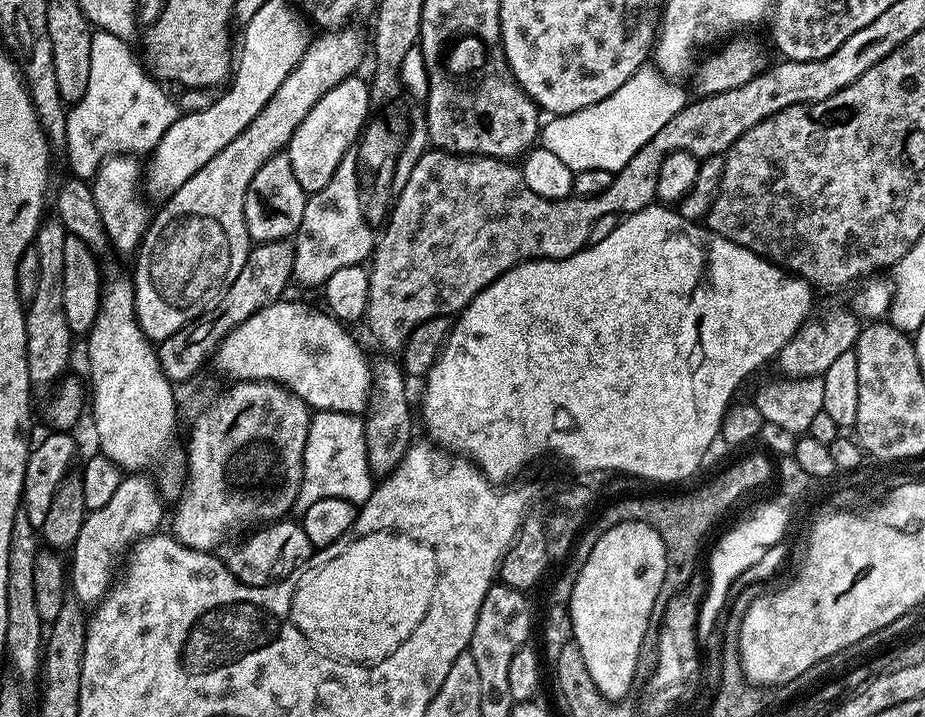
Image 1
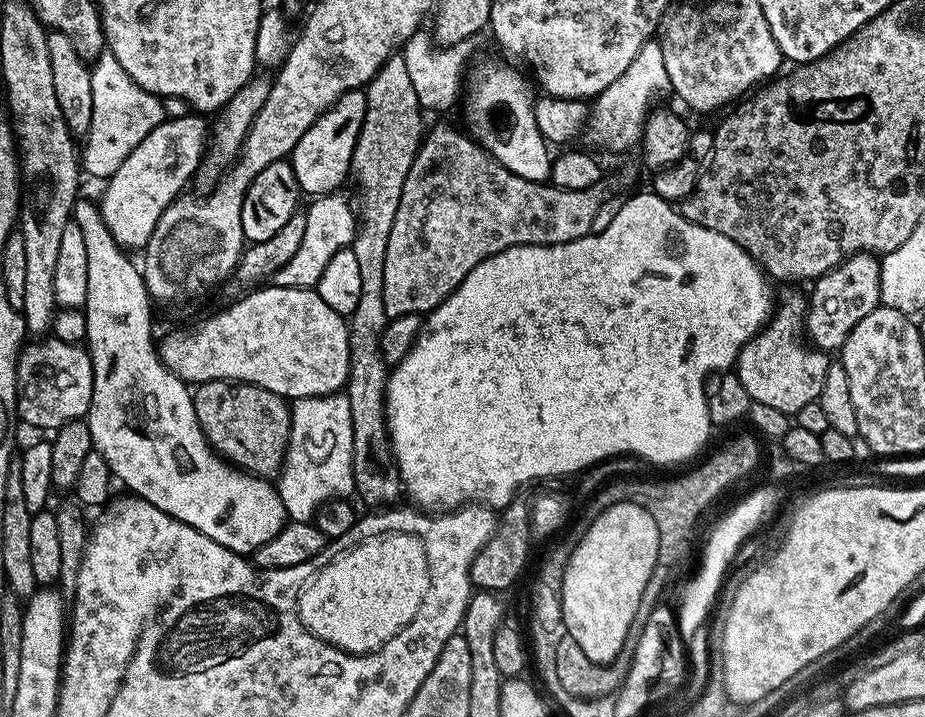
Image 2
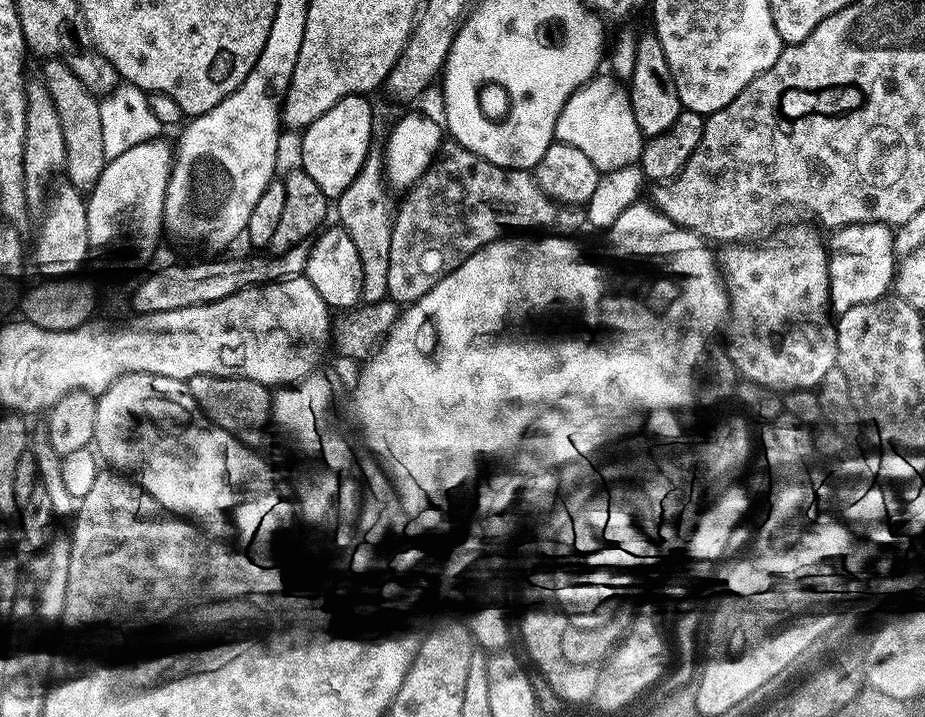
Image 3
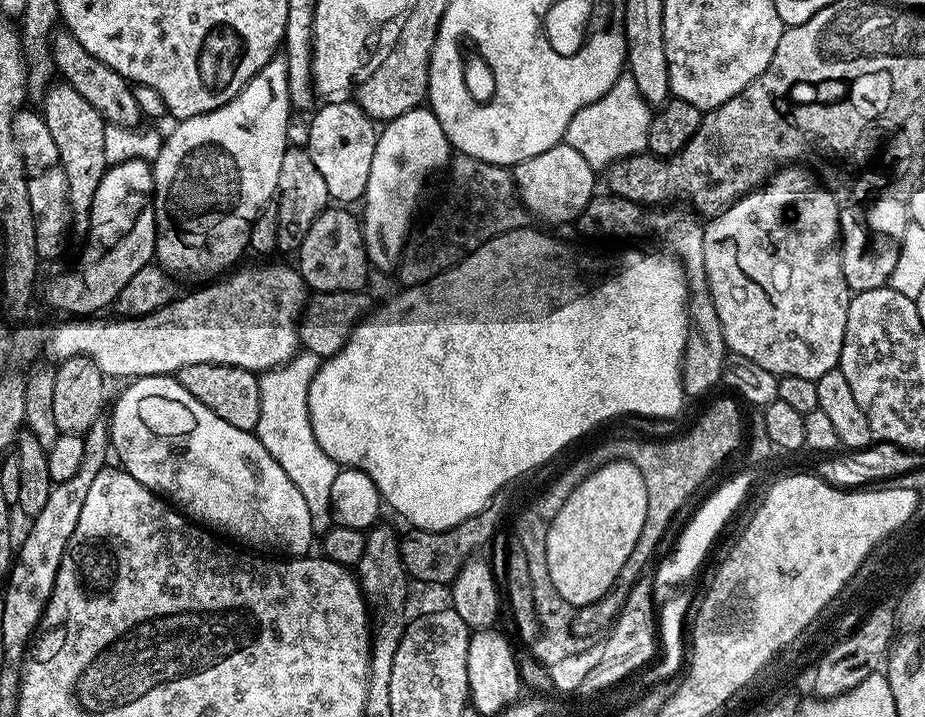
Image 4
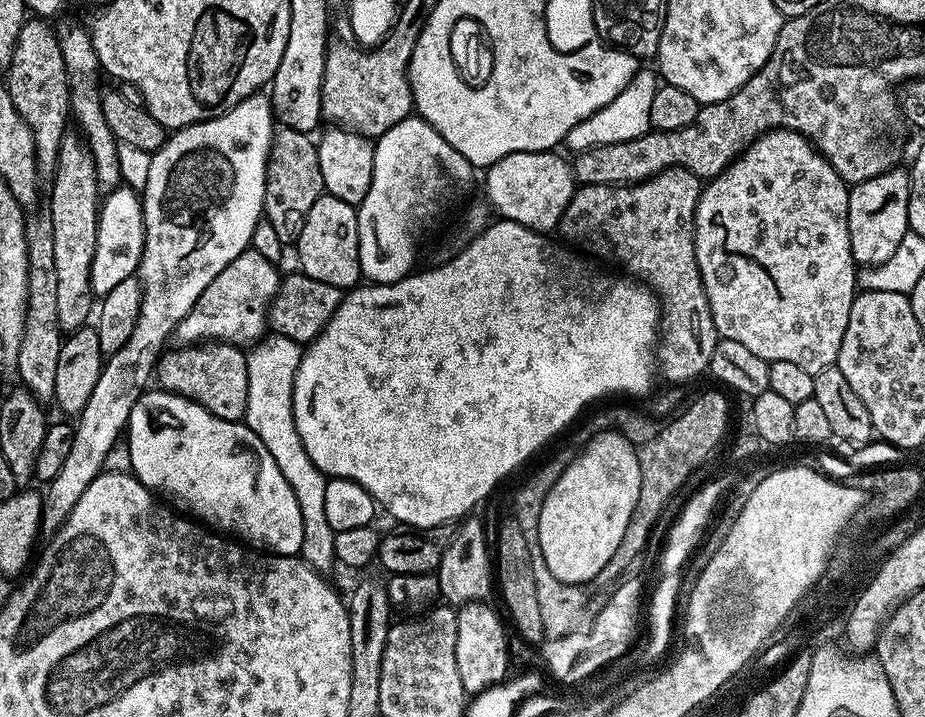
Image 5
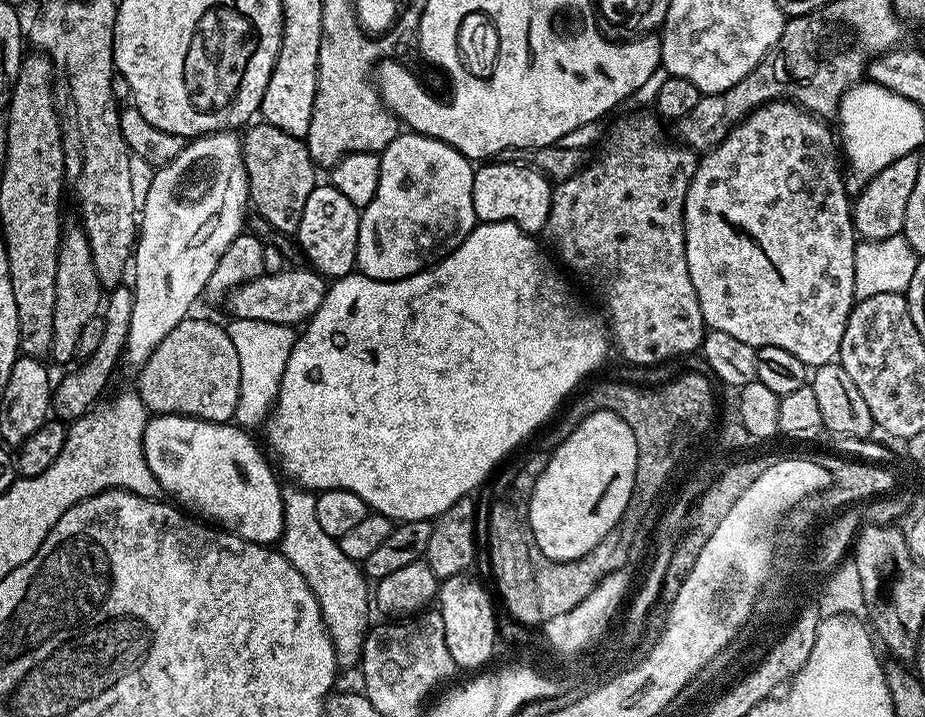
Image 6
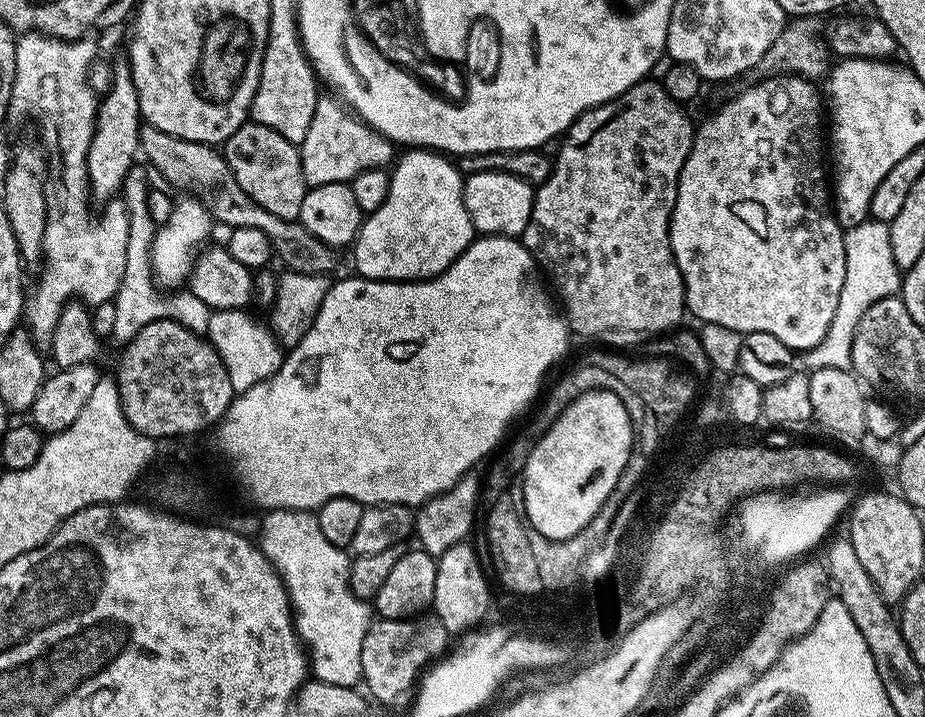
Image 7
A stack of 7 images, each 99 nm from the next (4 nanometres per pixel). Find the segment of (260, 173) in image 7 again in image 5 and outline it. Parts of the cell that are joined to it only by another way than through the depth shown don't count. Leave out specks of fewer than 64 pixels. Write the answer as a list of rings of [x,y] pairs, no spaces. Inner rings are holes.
[[[281,127],[272,137],[272,149],[268,155],[268,177],[264,195],[263,219],[274,226],[278,238],[286,246],[295,245],[310,206],[325,195],[322,170],[318,166],[317,141],[307,132]]]

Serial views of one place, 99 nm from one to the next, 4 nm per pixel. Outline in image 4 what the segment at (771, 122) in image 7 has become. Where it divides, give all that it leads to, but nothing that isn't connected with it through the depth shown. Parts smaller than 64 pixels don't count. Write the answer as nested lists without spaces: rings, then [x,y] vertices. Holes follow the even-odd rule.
[[[784,166],[759,188],[704,224],[706,278],[729,353],[750,358],[775,376],[817,380],[837,367],[846,334],[850,289],[842,274],[839,204],[804,166]]]

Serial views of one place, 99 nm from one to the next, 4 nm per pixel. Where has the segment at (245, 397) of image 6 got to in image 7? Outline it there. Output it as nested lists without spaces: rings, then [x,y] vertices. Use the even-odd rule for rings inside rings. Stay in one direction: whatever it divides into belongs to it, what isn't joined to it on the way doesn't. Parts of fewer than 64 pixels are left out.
[[[242,308],[230,310],[212,310],[208,315],[208,332],[206,338],[214,346],[214,350],[220,354],[226,370],[230,374],[233,393],[239,394],[250,390],[263,380],[269,380],[280,369],[280,363],[284,361],[285,349],[275,332],[267,323],[259,324],[249,313]]]

